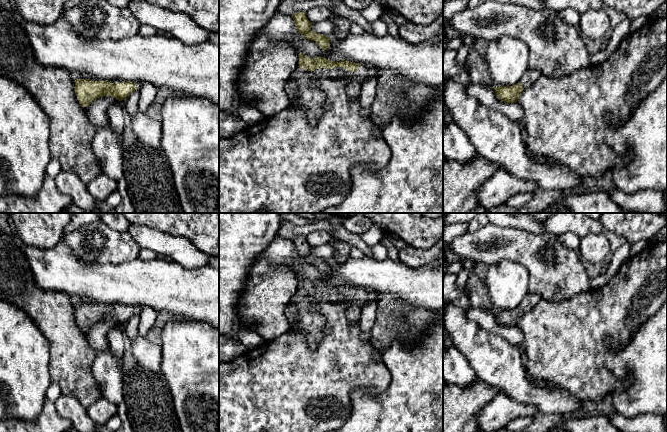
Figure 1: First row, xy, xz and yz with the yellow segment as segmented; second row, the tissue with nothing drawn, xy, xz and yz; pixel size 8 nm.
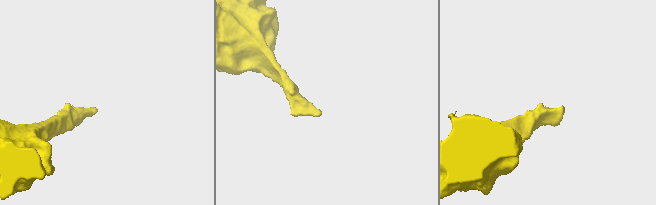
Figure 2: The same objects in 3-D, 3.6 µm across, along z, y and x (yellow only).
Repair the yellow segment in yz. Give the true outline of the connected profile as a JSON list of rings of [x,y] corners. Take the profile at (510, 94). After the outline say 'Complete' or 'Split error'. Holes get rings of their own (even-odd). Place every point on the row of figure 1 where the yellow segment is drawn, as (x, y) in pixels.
[[[528,69],[520,81],[512,86],[494,87],[497,98],[507,103],[516,103],[524,89],[531,86],[541,73],[538,70]]]. Split error

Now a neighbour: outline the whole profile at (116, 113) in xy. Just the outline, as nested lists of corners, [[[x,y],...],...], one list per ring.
[[[121,103],[112,104],[108,109],[109,123],[111,127],[122,133],[125,126],[125,107]]]

